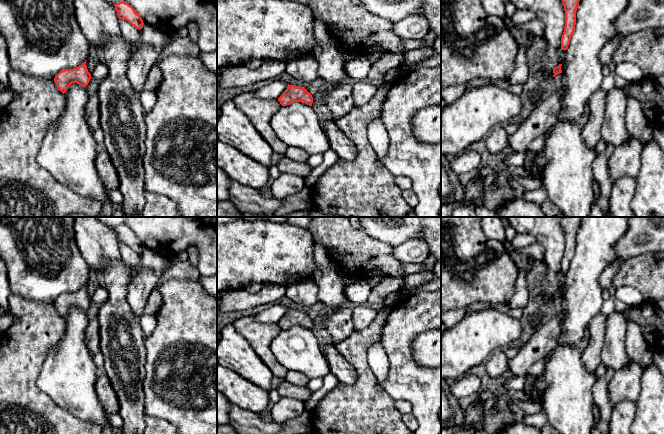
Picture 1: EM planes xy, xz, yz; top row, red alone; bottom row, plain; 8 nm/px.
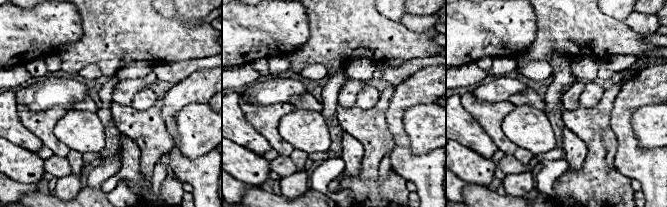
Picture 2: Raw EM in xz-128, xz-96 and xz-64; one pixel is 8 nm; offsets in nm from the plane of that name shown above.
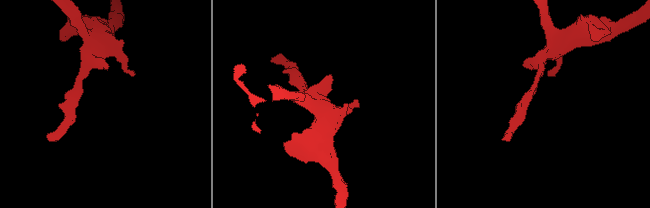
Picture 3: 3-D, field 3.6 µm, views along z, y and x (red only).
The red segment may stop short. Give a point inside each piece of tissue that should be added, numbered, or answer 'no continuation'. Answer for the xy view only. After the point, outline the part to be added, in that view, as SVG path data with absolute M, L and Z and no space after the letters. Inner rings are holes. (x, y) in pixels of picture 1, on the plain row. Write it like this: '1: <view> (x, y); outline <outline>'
no continuation

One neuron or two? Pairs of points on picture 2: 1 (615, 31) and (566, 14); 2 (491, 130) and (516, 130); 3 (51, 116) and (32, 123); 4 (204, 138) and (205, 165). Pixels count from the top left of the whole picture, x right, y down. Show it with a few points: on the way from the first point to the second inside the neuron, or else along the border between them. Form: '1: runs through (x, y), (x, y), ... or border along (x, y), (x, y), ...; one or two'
1: runs through (603, 31), (585, 31), (578, 26); one
2: border along (513, 109), (503, 119), (502, 131), (518, 147); two
3: runs through (46, 120), (42, 124), (37, 124); one
4: border along (211, 149), (195, 158), (187, 158), (182, 154); two

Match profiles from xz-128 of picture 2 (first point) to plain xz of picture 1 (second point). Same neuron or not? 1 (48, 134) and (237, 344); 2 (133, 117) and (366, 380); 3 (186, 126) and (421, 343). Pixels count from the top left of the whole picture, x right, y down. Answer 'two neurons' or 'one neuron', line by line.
1: two neurons
2: one neuron
3: one neuron

